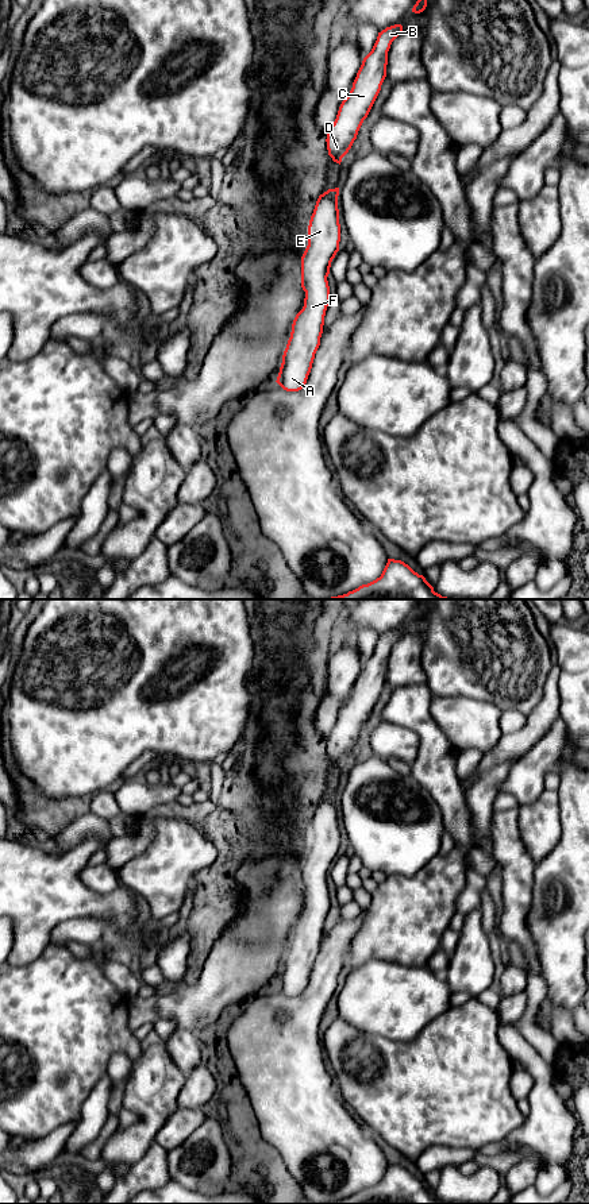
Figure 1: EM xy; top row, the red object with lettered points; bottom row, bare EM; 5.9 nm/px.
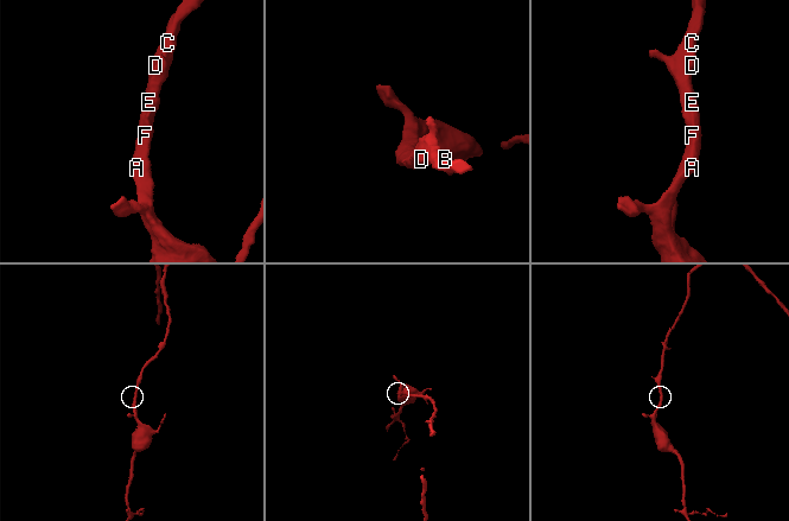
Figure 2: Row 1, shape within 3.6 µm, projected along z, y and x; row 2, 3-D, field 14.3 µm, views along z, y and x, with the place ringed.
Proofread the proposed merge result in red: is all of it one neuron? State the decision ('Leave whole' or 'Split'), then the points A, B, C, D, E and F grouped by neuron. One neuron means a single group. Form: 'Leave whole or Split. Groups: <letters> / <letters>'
Leave whole. Groups: A B C D E F

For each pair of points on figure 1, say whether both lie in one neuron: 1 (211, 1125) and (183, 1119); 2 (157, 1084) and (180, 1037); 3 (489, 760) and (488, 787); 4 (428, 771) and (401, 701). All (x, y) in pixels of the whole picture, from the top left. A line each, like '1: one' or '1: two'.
1: two
2: two
3: two
4: one

